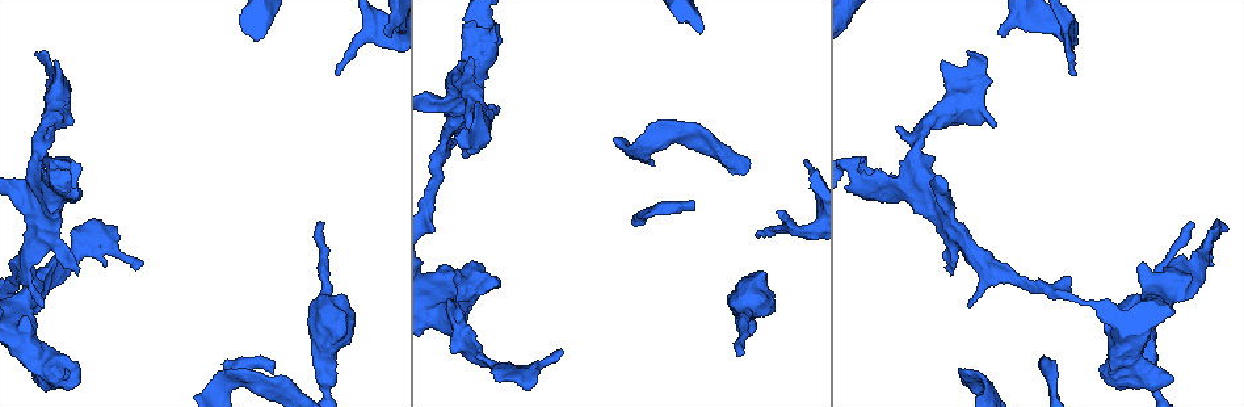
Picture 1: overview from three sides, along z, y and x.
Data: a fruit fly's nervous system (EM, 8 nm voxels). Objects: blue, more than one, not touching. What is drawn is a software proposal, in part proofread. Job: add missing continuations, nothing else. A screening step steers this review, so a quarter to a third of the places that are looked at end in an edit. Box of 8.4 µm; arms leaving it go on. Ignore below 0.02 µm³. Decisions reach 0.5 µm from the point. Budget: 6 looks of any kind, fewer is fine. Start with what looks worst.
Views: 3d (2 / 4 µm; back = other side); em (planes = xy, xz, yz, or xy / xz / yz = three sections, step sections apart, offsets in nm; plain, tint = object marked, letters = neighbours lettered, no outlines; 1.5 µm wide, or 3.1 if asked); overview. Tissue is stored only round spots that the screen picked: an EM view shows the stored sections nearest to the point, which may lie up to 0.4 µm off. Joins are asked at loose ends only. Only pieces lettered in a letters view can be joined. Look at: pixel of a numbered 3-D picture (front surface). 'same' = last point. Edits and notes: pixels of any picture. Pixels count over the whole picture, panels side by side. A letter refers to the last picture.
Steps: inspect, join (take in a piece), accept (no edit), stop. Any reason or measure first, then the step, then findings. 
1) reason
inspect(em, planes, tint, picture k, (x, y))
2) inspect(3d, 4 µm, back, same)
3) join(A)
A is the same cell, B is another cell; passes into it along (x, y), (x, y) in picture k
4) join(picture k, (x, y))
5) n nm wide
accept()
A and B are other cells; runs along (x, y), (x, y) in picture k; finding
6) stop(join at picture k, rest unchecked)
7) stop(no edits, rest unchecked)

free end
inspect(em, yz, step 4, letters, picture 1, (319, 222))

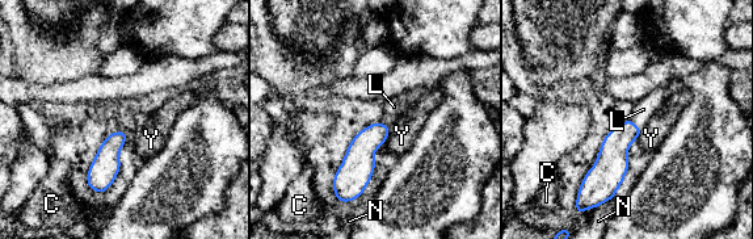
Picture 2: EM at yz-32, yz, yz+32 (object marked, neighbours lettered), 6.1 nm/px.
cut it another way
inspect(em, planes, letters, same)

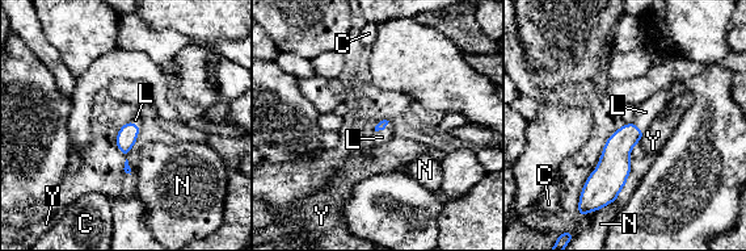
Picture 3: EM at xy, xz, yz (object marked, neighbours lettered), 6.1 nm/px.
join(picture 3, (645, 112))
L is the same cell, C, N and Y are other cells; passes into it along (615, 160), (636, 126), (645, 112) in picture 3; it goes on there

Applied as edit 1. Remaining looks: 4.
inspect(overview)

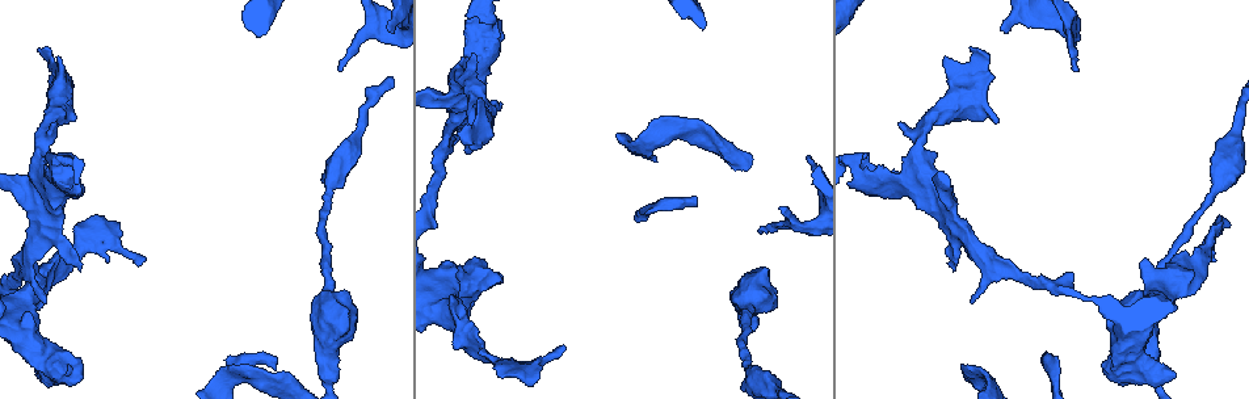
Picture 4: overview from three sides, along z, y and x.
an open end
inspect(em, 3.1 µm, planes, letters, picture 4, (276, 369))

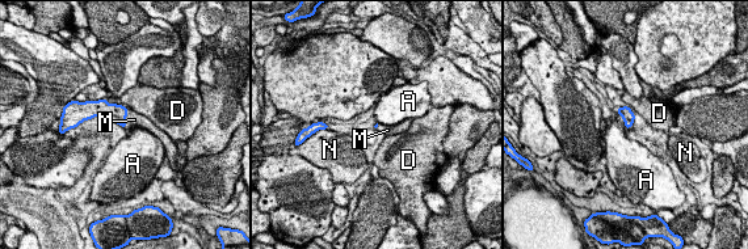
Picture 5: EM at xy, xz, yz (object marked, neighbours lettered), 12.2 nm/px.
join(picture 5, (134, 119))
M is the same cell, A, D and N are other cells; passes into it along (116, 113), (125, 118), (134, 119) in picture 5; it goes on there

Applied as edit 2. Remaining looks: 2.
stop(join at picture 3, join at picture 5, rest unchecked)

